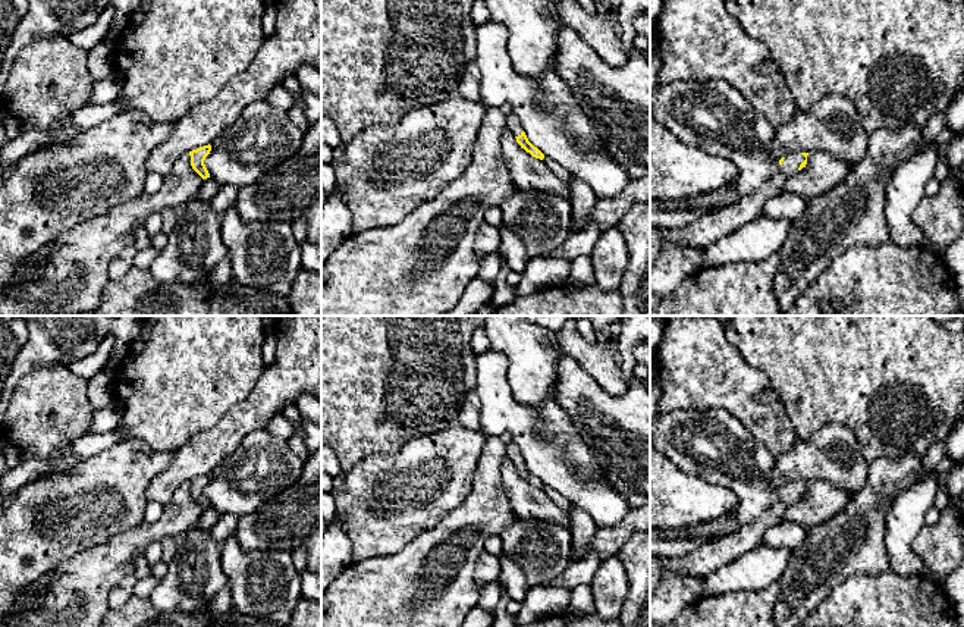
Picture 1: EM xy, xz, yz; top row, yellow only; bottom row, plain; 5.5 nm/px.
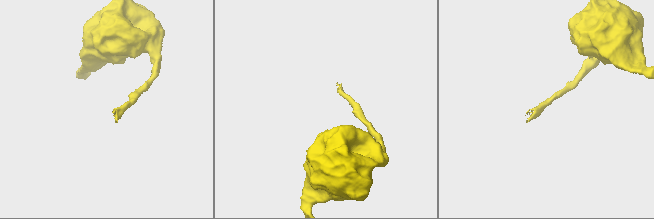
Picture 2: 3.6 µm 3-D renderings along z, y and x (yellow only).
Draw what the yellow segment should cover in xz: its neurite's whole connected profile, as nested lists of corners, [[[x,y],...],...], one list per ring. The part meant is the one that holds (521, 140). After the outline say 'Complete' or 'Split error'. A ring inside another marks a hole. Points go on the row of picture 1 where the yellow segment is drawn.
[[[515,113],[509,115],[506,128],[515,135],[516,142],[521,145],[521,148],[524,148],[527,153],[530,153],[536,159],[540,159],[540,160],[544,159],[544,154],[528,141],[524,132],[524,128]]]. Split error

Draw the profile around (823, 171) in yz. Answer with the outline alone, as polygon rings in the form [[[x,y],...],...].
[[[813,151],[807,156],[807,164],[785,181],[782,192],[800,195],[808,203],[828,194],[847,178],[850,170],[851,166],[844,160],[825,151]]]

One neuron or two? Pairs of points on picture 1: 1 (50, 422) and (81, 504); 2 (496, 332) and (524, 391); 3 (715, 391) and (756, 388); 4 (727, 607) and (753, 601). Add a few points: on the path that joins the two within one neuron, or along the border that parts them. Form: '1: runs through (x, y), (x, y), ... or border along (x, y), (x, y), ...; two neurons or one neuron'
1: border along (79, 461), (68, 470), (46, 476); two neurons
2: runs through (511, 347), (524, 360), (524, 376); one neuron
3: runs through (725, 388), (746, 388); one neuron
4: runs through (732, 607), (747, 607); one neuron

